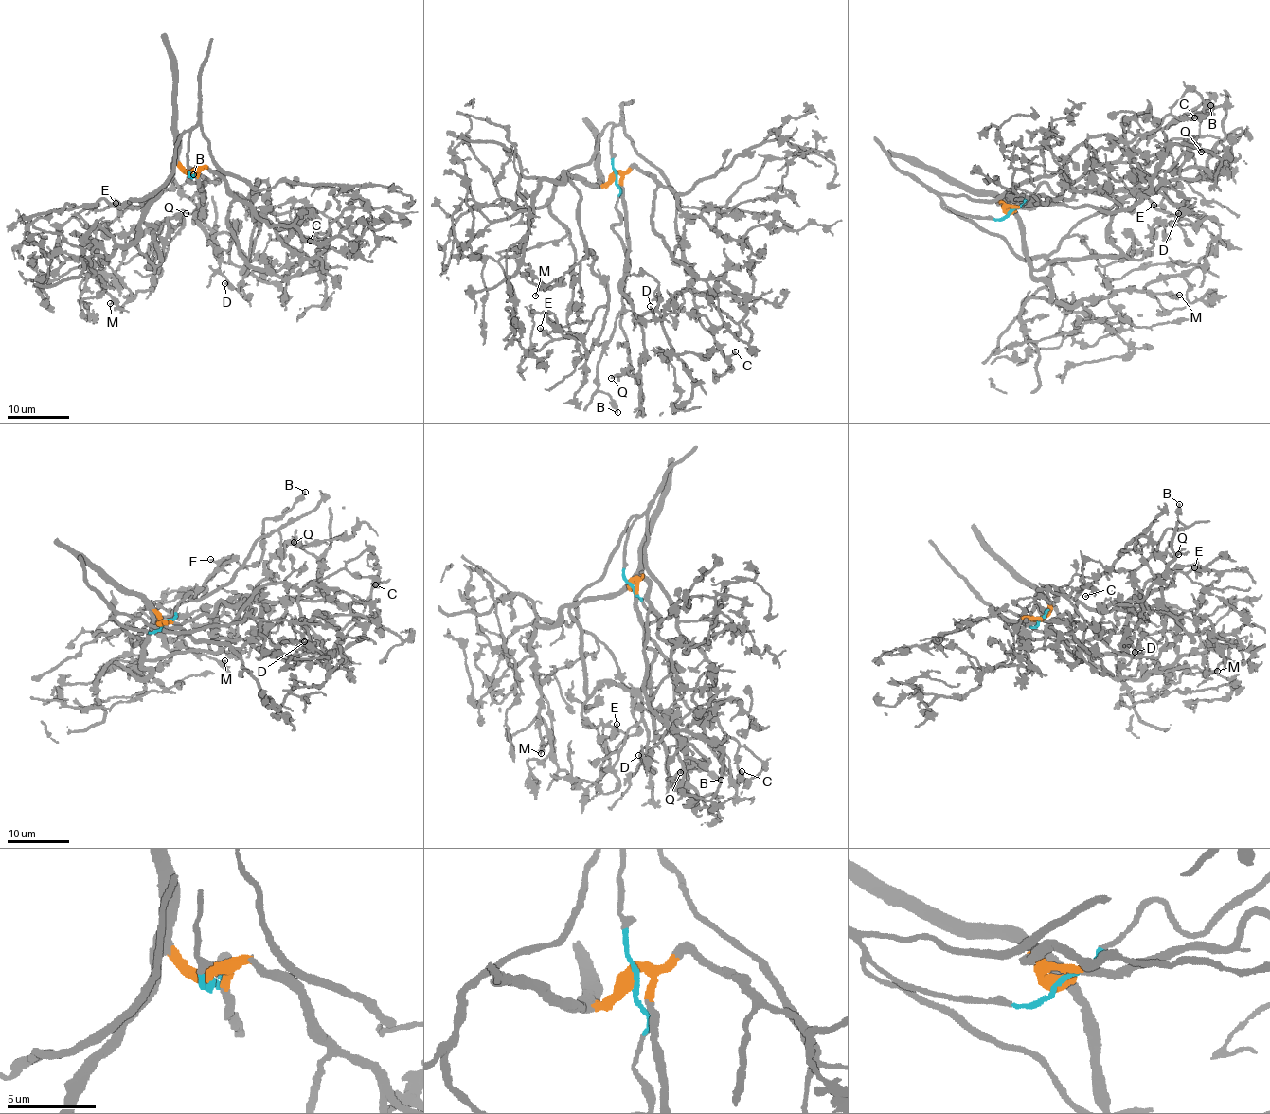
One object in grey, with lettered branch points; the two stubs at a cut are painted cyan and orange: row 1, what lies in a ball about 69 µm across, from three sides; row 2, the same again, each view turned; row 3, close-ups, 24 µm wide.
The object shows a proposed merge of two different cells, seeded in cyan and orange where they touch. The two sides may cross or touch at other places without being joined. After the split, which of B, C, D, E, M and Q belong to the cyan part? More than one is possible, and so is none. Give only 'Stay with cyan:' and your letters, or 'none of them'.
Stay with cyan: B, C, D, E

